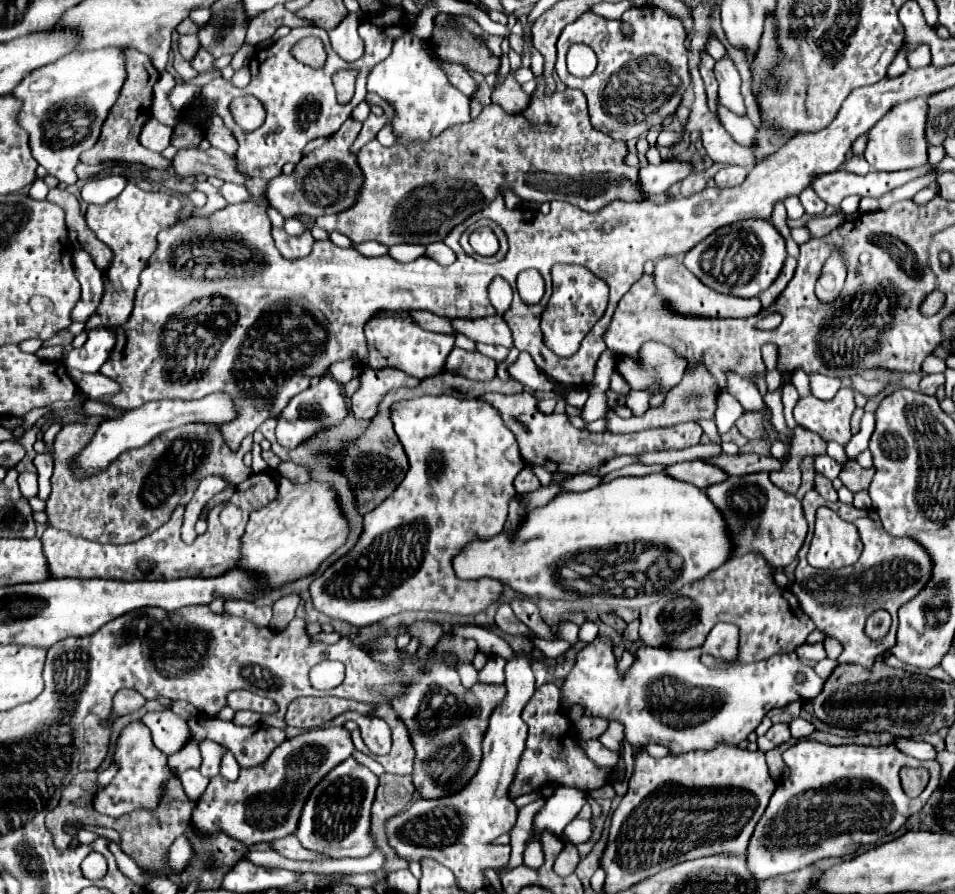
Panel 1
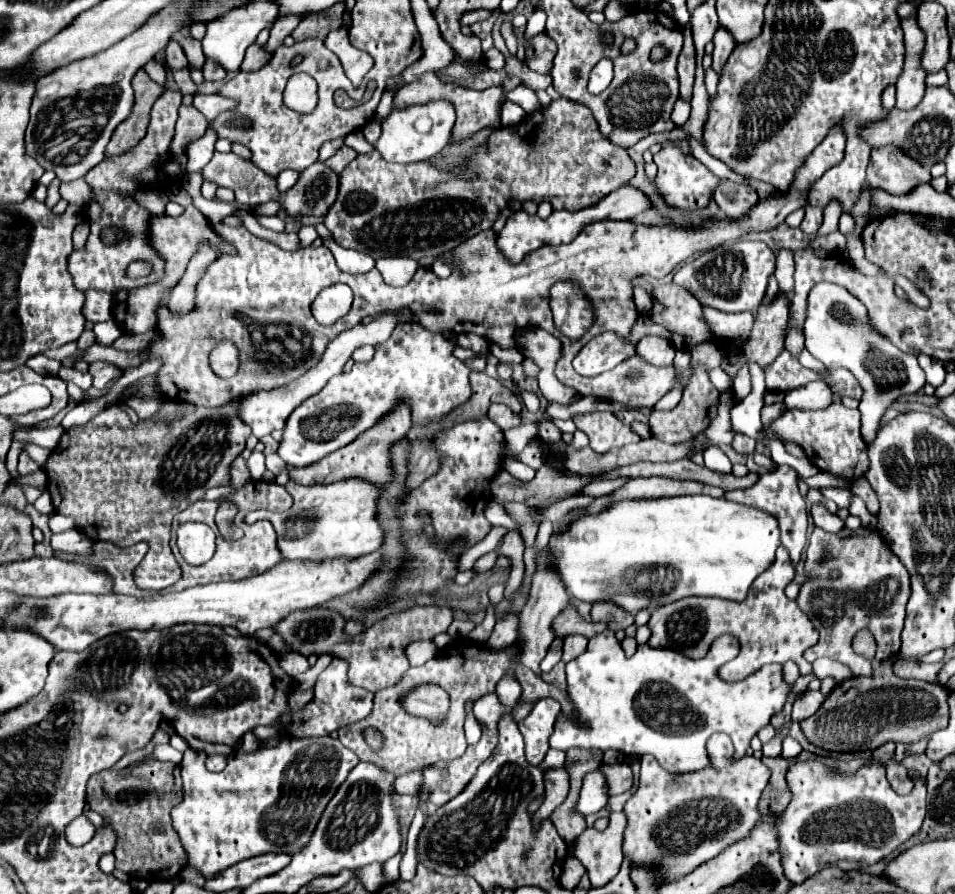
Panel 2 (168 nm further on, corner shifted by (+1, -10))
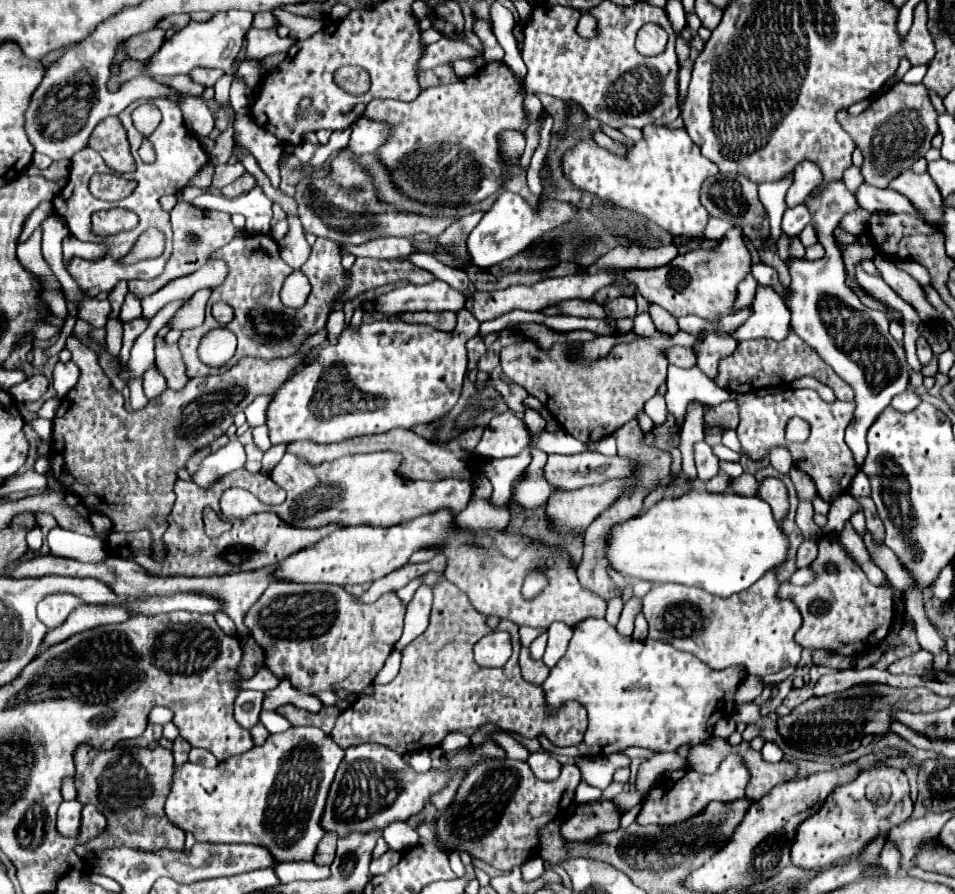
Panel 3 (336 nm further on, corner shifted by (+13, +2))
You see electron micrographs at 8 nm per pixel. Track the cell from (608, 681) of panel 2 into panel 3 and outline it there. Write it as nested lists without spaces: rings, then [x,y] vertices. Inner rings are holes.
[[[587,618],[583,622],[579,622],[575,626],[575,634],[569,642],[569,648],[567,648],[567,654],[555,664],[555,668],[549,672],[549,678],[543,682],[543,688],[545,688],[545,694],[547,694],[547,702],[551,706],[559,706],[563,704],[565,700],[577,700],[581,702],[585,708],[587,708],[587,714],[589,714],[589,728],[585,732],[585,738],[575,744],[575,746],[569,746],[569,748],[559,748],[555,746],[553,742],[549,742],[545,736],[537,738],[539,744],[543,746],[543,750],[547,752],[553,752],[553,754],[559,754],[559,756],[569,756],[569,758],[575,758],[575,756],[603,756],[603,754],[613,754],[613,752],[619,752],[623,748],[629,748],[629,746],[639,746],[639,748],[649,748],[653,752],[677,752],[681,746],[697,746],[697,744],[705,744],[707,740],[713,738],[713,728],[717,724],[717,720],[725,718],[725,716],[731,716],[735,712],[735,694],[737,694],[737,688],[743,684],[747,676],[747,670],[745,666],[729,666],[725,670],[711,670],[707,664],[703,664],[699,658],[695,658],[693,654],[689,652],[679,652],[675,650],[671,644],[665,644],[665,642],[659,642],[659,640],[635,640],[633,636],[621,636],[607,620],[597,620],[597,618]]]

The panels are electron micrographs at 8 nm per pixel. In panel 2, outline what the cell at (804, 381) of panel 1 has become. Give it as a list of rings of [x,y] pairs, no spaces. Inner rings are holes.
[[[819,282],[813,286],[807,298],[803,328],[805,348],[813,358],[821,360],[827,368],[837,366],[849,370],[861,384],[863,398],[859,402],[859,412],[865,444],[871,444],[875,440],[881,418],[901,396],[919,394],[925,386],[925,372],[921,370],[917,358],[897,350],[897,346],[887,336],[879,334],[867,316],[867,308],[843,286],[829,282]]]

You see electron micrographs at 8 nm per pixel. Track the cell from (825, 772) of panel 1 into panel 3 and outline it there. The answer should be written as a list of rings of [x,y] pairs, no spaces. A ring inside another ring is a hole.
[[[897,768],[863,770],[857,774],[855,780],[835,786],[827,802],[823,802],[823,806],[815,814],[811,814],[811,818],[805,818],[805,822],[799,824],[799,830],[795,832],[795,842],[791,846],[791,864],[803,866],[803,870],[817,870],[817,868],[827,870],[839,864],[841,860],[859,854],[855,850],[863,850],[863,846],[867,846],[871,838],[877,838],[879,834],[887,834],[893,826],[903,824],[911,816],[911,810],[913,810],[913,800],[909,796],[909,784],[905,772]]]

